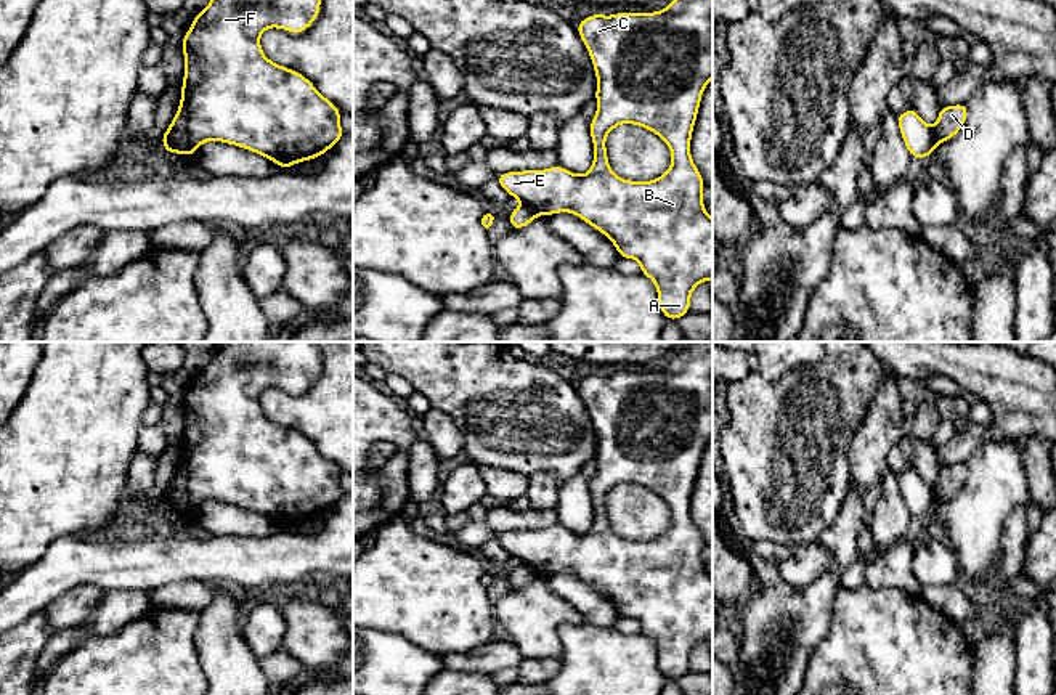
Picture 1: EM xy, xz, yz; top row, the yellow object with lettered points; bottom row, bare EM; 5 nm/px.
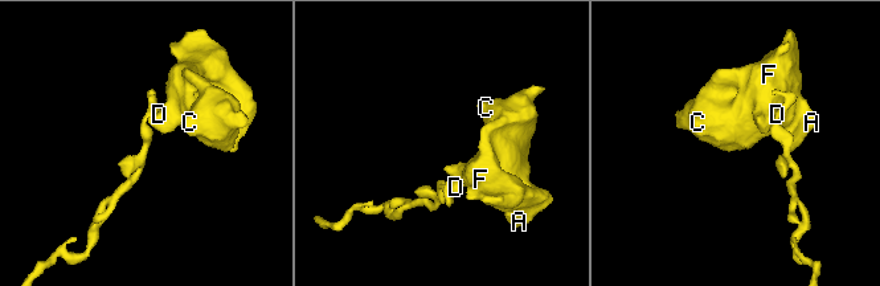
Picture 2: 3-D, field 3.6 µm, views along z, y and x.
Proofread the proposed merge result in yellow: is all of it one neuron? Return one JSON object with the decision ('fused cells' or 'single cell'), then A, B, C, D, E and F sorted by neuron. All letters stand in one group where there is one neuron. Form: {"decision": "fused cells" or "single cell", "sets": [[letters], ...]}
{"decision": "fused cells", "sets": [["A", "B", "C", "E", "F"], ["D"]]}

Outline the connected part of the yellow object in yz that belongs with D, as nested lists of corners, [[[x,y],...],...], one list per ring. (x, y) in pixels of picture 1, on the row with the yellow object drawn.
[[[968,104],[940,106],[936,120],[934,136],[937,143],[952,140],[968,119]]]

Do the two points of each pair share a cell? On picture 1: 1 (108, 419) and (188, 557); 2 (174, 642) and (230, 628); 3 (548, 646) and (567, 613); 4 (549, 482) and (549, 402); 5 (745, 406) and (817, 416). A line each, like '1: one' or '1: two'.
1: two
2: two
3: one
4: two
5: one

